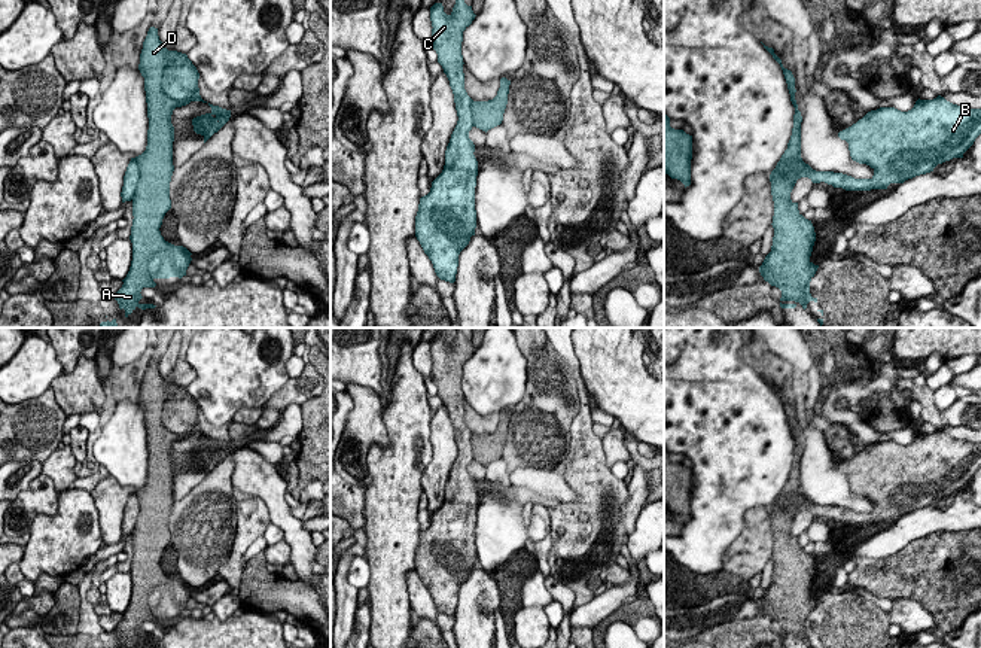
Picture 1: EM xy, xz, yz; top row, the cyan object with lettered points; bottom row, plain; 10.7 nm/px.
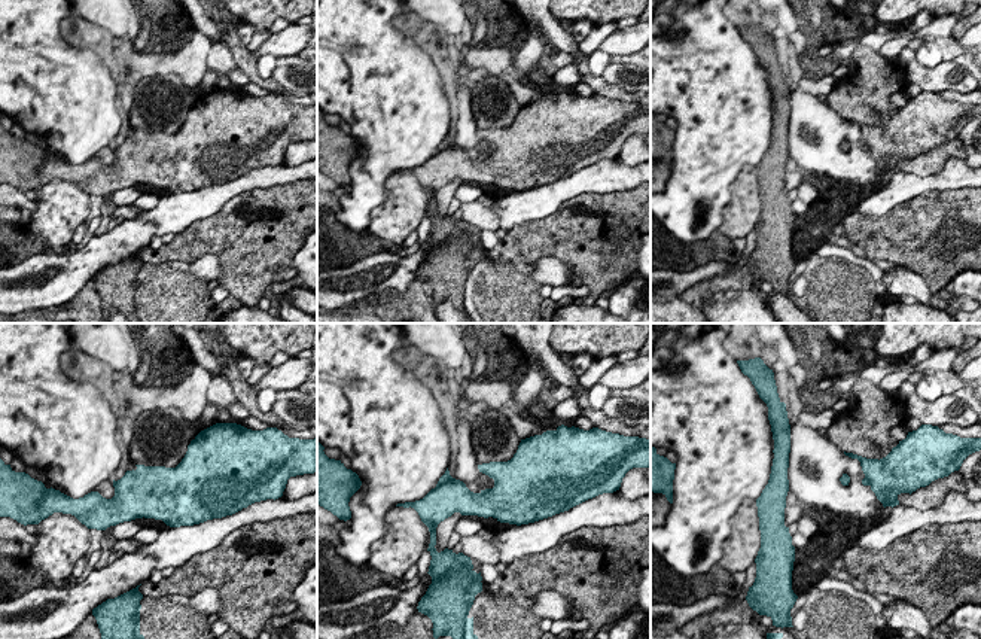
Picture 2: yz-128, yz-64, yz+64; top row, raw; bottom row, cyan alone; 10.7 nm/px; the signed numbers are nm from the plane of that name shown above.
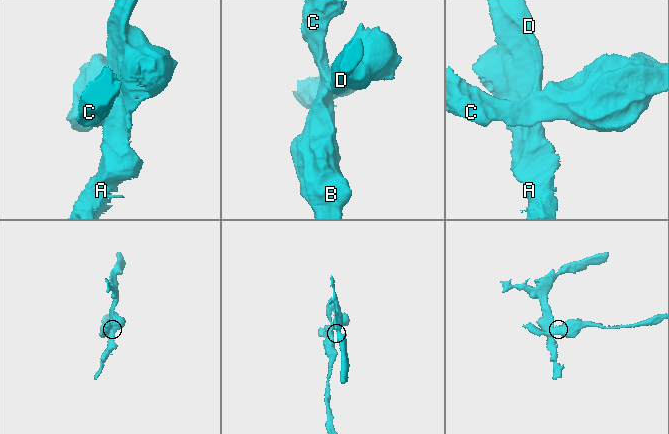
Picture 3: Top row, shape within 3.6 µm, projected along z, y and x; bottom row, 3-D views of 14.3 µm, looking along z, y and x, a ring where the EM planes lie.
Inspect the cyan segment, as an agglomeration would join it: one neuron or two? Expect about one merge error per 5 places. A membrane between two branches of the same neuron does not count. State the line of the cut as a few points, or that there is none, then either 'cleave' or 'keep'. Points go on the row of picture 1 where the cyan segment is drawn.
cut in yz along (801, 158), (795, 164), (795, 173), (791, 178), (794, 185); cleave

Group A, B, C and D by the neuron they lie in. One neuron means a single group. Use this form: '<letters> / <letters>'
A D / B C

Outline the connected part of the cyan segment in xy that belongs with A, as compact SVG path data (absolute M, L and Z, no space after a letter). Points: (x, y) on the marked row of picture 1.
M155 27L149 28L143 42L138 70L144 77L149 130L146 150L135 156L140 177L132 197L132 261L115 295L125 317L137 307L155 308L153 304L138 302L143 298L141 289L155 288L155 279L182 279L192 261L192 253L165 241L159 228L171 209L173 110L191 101L207 103L199 95L196 67L186 54L168 51Z

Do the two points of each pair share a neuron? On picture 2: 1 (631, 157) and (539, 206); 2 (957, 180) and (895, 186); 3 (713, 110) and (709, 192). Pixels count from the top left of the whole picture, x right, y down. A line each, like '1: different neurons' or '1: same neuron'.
1: different neurons
2: same neuron
3: same neuron

